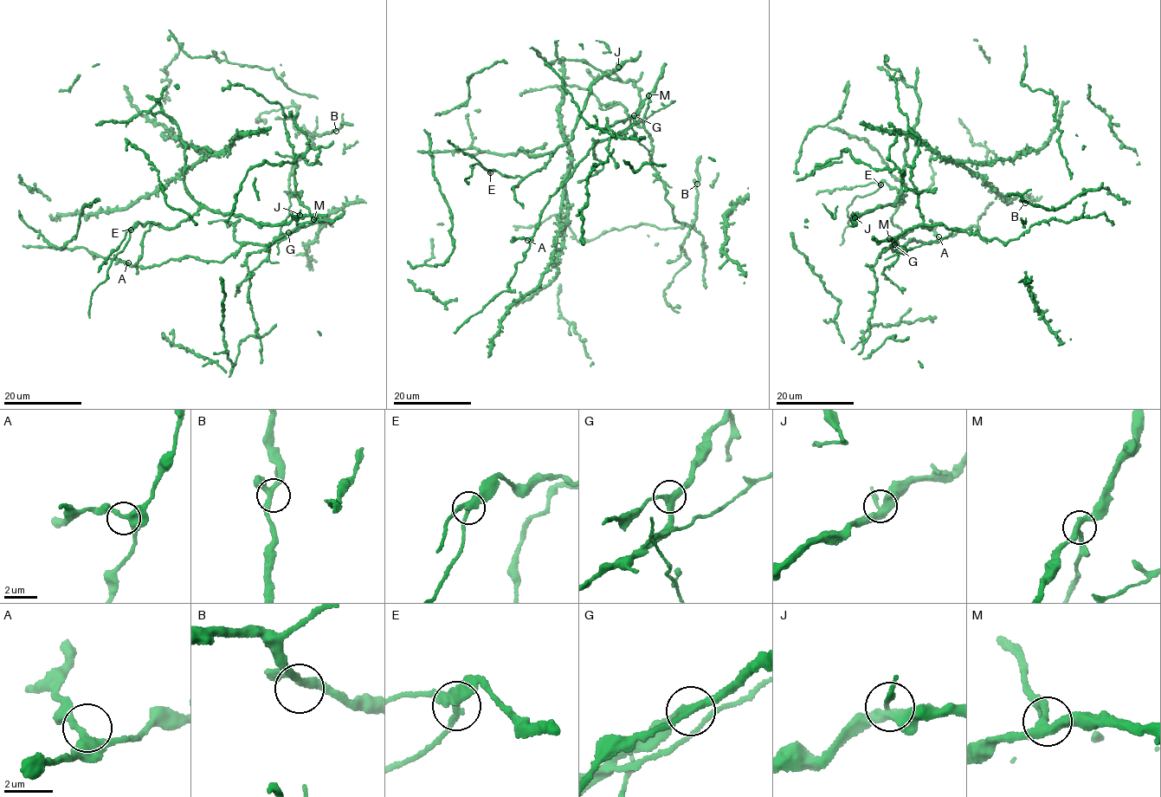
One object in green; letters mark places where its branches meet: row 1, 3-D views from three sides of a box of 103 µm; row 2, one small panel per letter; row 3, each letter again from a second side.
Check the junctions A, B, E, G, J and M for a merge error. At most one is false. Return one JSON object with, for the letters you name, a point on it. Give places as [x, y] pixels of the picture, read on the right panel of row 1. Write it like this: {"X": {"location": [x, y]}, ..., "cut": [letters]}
{"E": {"location": [880, 184]}, "cut": ["E"]}

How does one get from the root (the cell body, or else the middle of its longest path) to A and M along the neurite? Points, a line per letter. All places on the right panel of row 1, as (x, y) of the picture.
A: (897, 249), (913, 238), (927, 242), (934, 242), (938, 236)
M: (897, 249), (893, 249), (891, 246), (894, 242), (899, 245), (899, 251), (900, 248), (889, 238)

